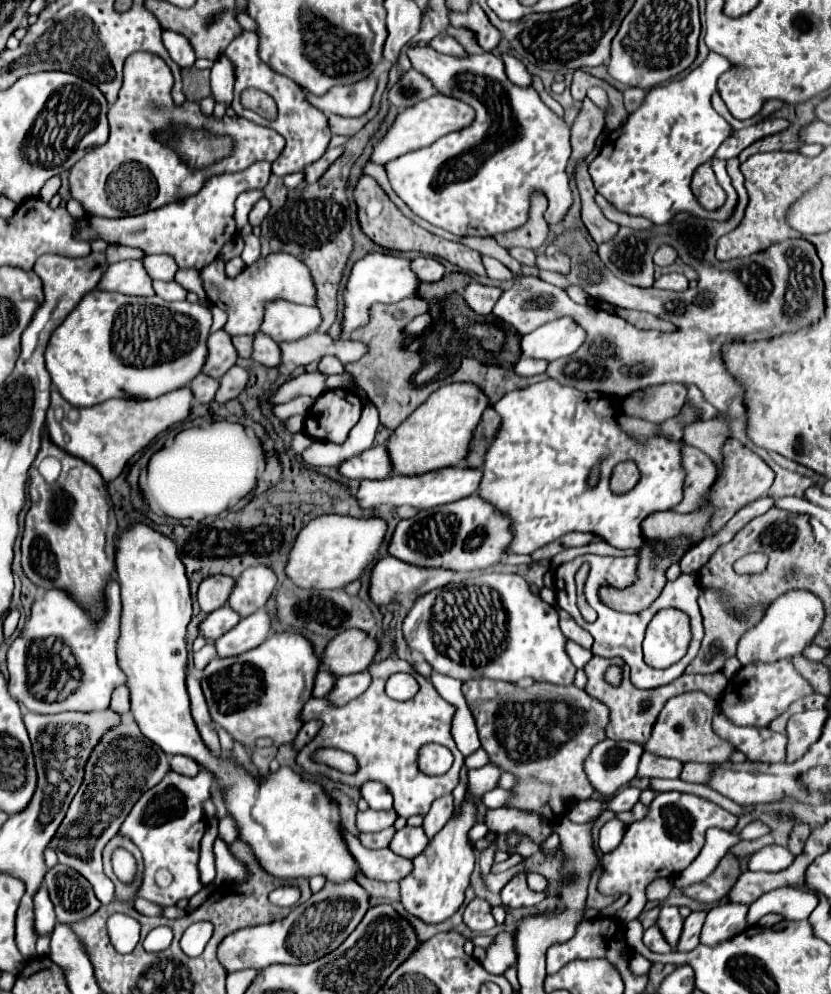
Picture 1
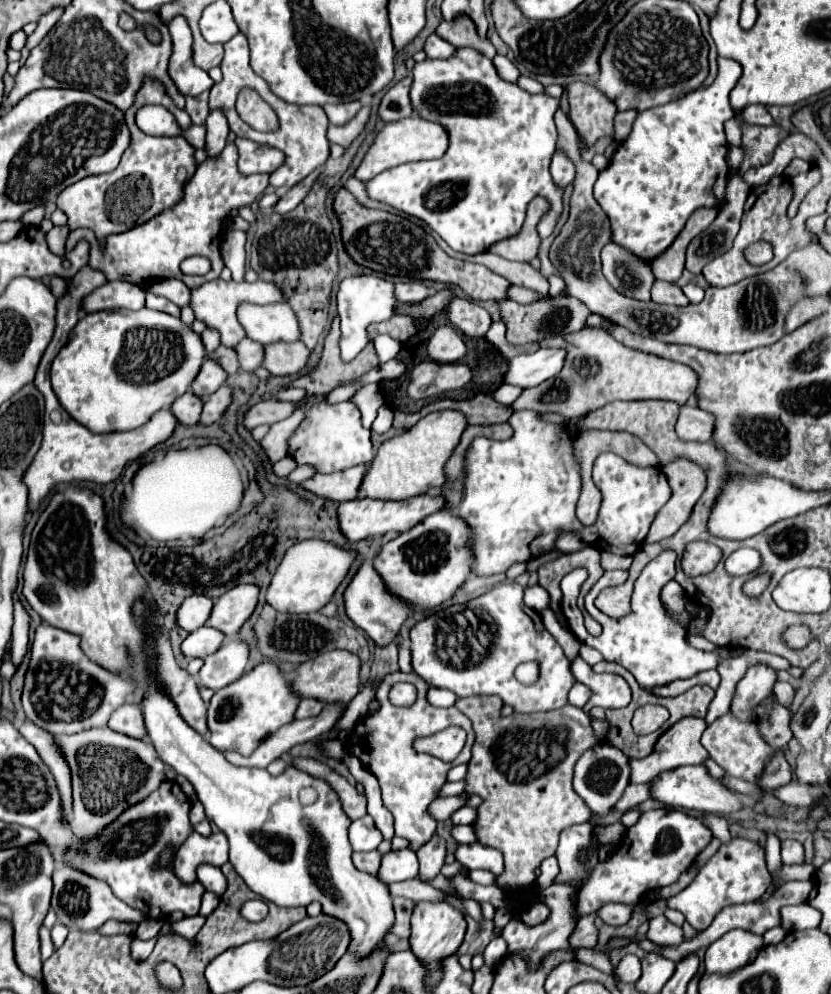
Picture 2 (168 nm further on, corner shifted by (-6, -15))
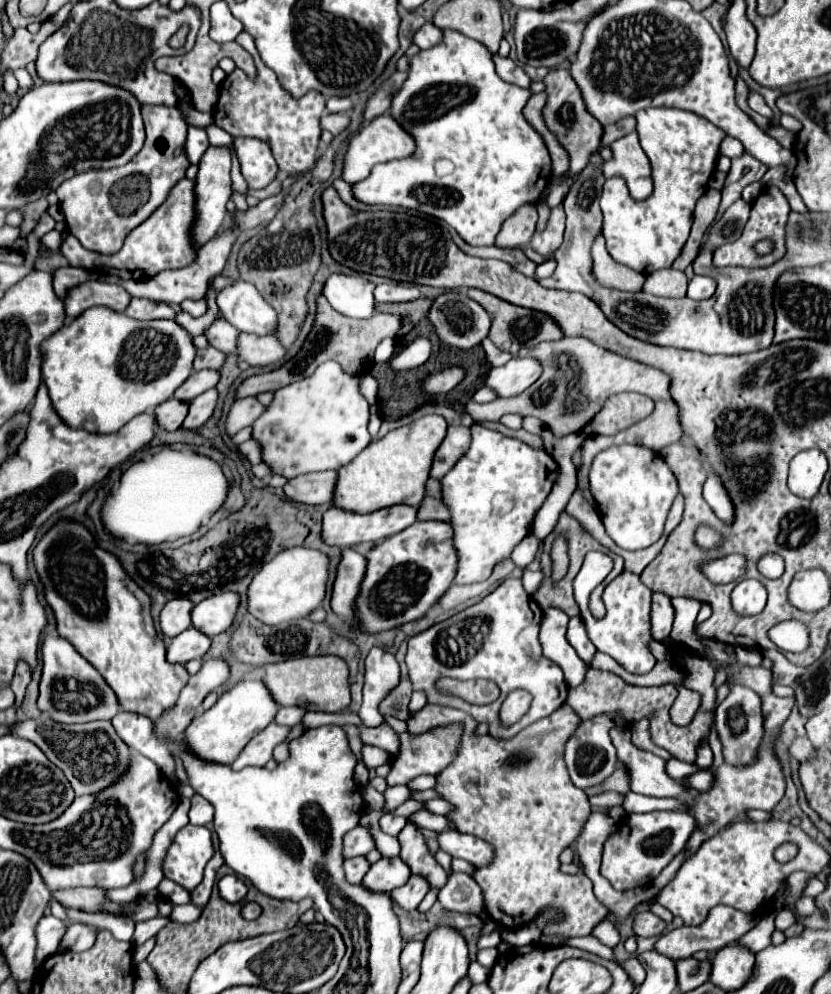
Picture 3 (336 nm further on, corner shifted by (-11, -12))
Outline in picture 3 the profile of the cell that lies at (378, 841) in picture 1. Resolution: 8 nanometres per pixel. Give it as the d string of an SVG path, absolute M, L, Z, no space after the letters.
M351 857L351 859L345 859L345 875L351 883L361 883L363 881L363 875L367 873L367 869L371 867L367 857Z

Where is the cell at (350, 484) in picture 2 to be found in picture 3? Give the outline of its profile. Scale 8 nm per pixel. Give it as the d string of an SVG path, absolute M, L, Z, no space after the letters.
M335 471L299 475L295 479L289 479L283 491L289 499L299 503L307 505L331 503L331 497L335 497L335 477L337 477Z

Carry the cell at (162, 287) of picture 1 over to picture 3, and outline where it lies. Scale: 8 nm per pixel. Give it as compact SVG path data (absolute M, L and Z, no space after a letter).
M131 299L125 313L135 319L175 319L177 315L167 303L157 303L151 299Z

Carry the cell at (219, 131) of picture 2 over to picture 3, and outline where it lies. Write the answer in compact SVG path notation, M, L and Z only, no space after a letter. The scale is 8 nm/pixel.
M209 147L205 157L199 161L199 173L195 179L195 195L197 195L197 219L193 227L193 243L197 247L205 245L225 223L225 213L227 213L227 201L231 199L231 151L229 147Z

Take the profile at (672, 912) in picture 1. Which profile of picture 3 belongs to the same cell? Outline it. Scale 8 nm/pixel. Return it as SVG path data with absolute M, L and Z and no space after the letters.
M641 911L635 915L633 931L639 937L657 937L665 931L665 927L667 927L667 923L651 911Z

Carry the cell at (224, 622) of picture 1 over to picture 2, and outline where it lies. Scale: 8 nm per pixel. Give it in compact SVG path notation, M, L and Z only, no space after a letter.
M202 626L184 638L184 642L180 644L180 650L186 658L206 658L220 648L222 640L224 640L222 632L210 626Z

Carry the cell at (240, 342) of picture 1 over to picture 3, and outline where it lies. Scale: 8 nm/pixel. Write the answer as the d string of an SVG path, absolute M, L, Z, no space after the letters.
M215 347L201 349L197 353L197 359L195 359L195 371L199 371L199 369L221 369L225 365L225 357L227 355Z

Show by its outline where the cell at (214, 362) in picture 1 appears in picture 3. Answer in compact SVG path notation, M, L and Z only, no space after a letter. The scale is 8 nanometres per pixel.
M203 369L193 373L187 383L183 383L177 391L175 397L181 401L193 401L195 397L199 397L201 393L205 393L207 389L213 389L221 379L221 373L215 369Z

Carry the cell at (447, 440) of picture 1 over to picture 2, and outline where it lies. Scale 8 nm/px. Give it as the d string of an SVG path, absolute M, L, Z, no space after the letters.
M440 410L424 416L406 432L384 440L376 456L368 462L368 472L358 488L358 498L408 500L438 490L444 480L444 464L450 460L466 426L466 418L460 412Z

